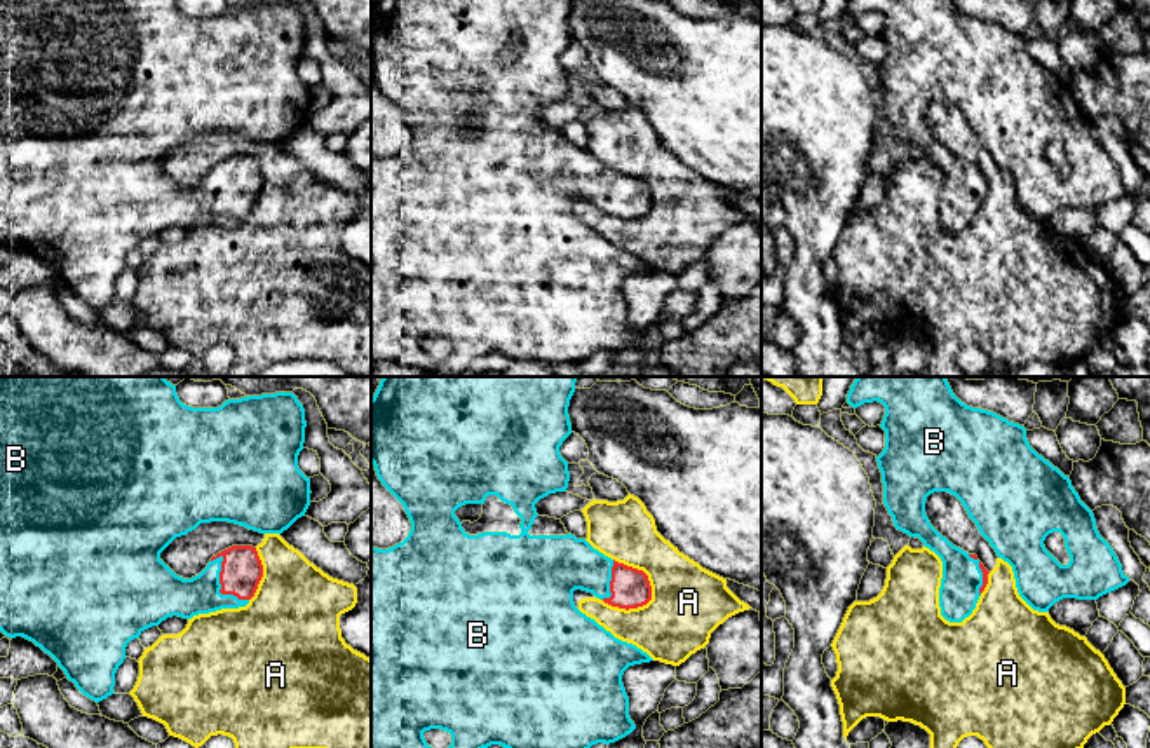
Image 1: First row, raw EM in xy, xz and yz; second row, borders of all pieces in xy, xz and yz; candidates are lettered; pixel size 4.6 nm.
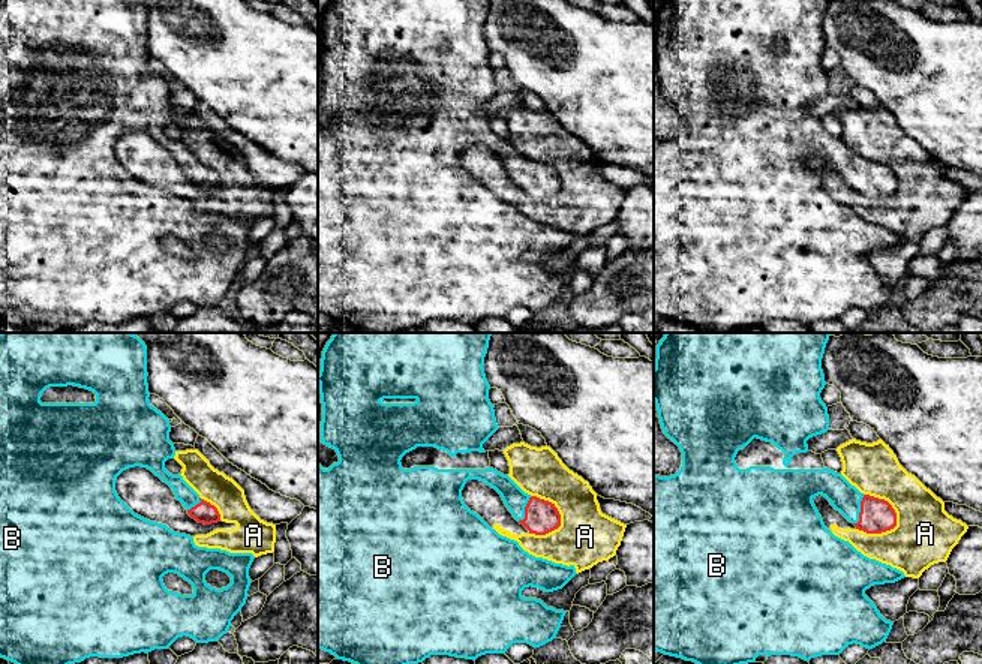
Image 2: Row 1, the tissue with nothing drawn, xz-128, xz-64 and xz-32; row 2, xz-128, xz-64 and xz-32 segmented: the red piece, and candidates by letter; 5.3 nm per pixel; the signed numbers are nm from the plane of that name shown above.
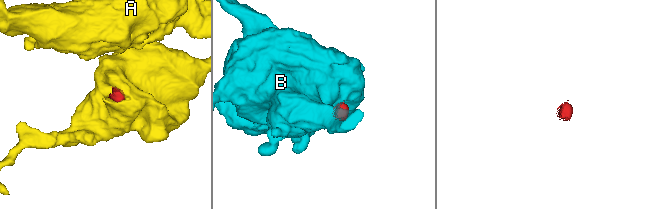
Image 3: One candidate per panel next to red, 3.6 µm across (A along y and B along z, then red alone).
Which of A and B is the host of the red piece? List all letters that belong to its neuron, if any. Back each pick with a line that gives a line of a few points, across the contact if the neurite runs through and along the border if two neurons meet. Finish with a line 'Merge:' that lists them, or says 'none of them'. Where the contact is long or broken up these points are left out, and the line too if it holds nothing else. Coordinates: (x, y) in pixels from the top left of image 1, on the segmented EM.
B: Line: xy (241, 572), (220, 583), (201, 595), (168, 595)
Merge: B

